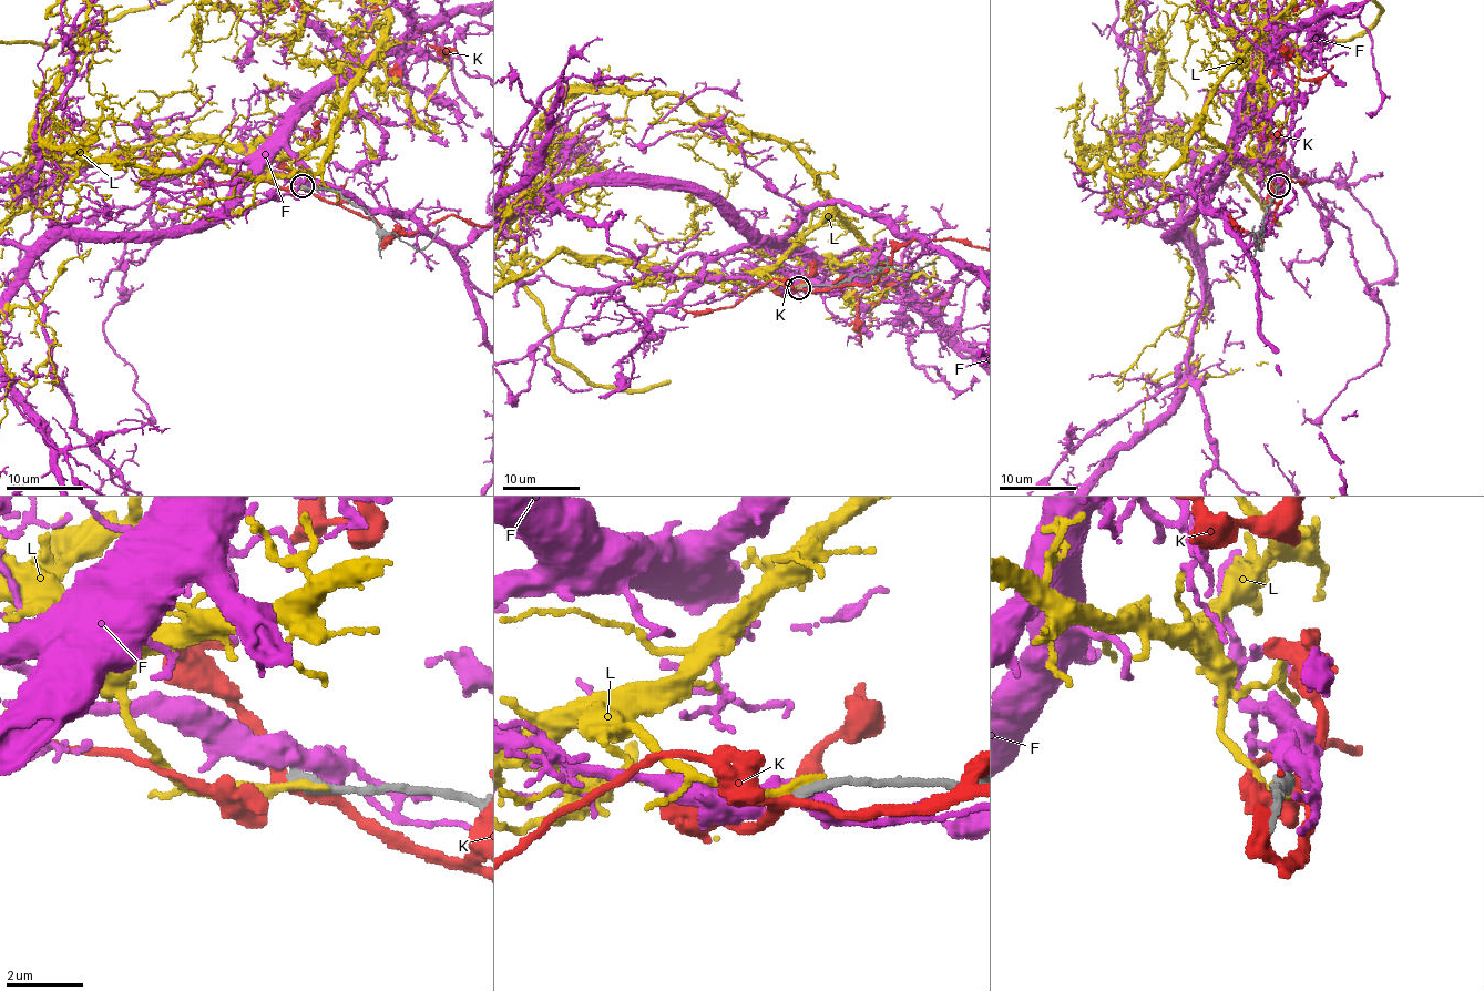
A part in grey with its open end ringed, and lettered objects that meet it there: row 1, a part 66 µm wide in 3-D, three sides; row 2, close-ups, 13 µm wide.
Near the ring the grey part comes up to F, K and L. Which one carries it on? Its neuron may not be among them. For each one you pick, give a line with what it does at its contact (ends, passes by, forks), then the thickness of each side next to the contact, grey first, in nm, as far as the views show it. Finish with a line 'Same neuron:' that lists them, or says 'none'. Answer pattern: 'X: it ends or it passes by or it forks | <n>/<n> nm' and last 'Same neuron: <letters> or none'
Same neuron: none

